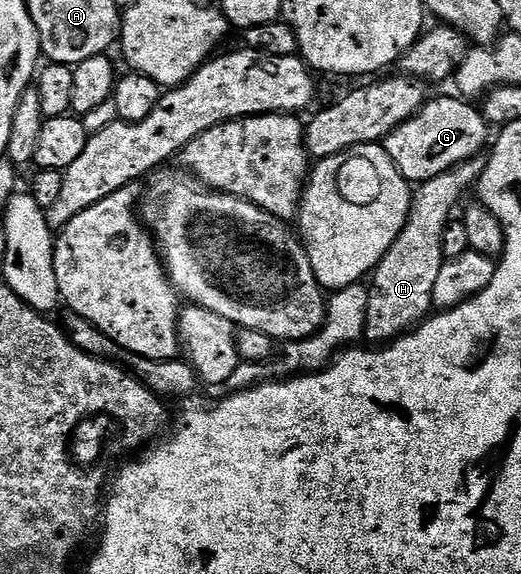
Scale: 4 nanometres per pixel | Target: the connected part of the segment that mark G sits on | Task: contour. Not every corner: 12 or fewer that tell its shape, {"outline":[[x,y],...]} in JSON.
{"outline":[[464,97],[426,101],[383,140],[411,184],[490,141]]}

